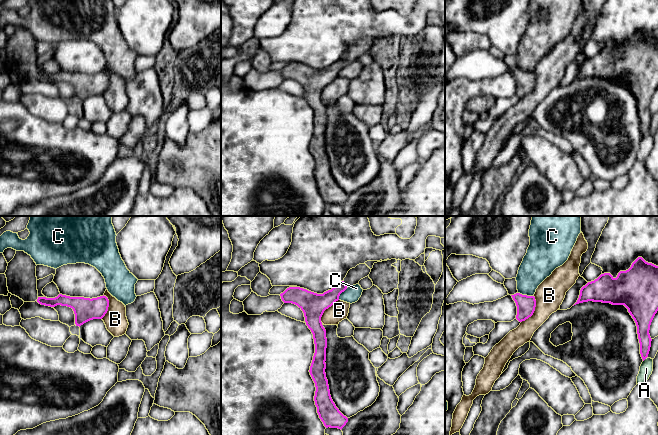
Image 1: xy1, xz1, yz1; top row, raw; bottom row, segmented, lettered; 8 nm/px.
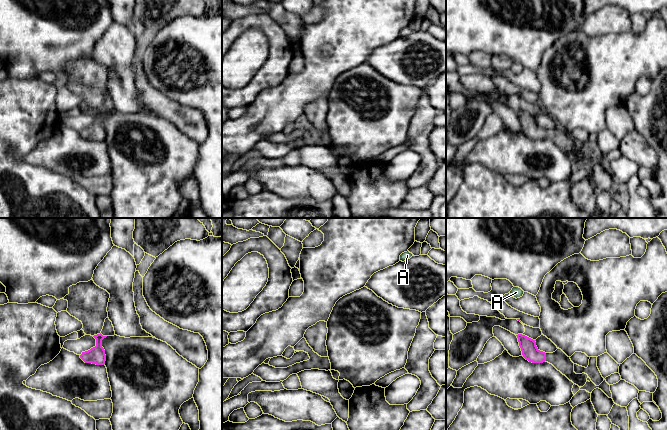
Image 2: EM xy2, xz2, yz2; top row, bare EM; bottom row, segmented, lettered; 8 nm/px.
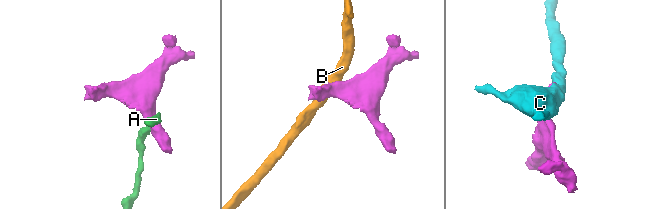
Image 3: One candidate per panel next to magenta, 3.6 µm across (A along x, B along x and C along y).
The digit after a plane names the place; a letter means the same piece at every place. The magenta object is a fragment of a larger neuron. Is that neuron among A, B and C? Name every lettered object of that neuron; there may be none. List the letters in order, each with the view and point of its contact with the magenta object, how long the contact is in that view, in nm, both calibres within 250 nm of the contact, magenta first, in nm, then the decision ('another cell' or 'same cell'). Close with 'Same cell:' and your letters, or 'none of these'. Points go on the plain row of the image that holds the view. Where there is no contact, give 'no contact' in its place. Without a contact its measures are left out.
A: contact yz1 (644, 135); length 40 nm; calibres 100 and 110 nm; another cell
B: contact yz1 (534, 86); length 240 nm; calibres 150 and 240 nm; another cell
C: contact yz1 (526, 71); length 130 nm; calibres 150 and 240 nm; another cell
Same cell: none of these

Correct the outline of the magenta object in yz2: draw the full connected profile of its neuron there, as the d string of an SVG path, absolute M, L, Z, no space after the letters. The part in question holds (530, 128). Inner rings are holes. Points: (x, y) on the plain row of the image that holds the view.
M522 110L516 112L522 131L526 136L532 139L543 139L546 137L579 163L583 163L586 160L588 151L585 149L576 150L574 148L574 139L561 125L558 124L553 129L545 129L537 124L536 116Z

